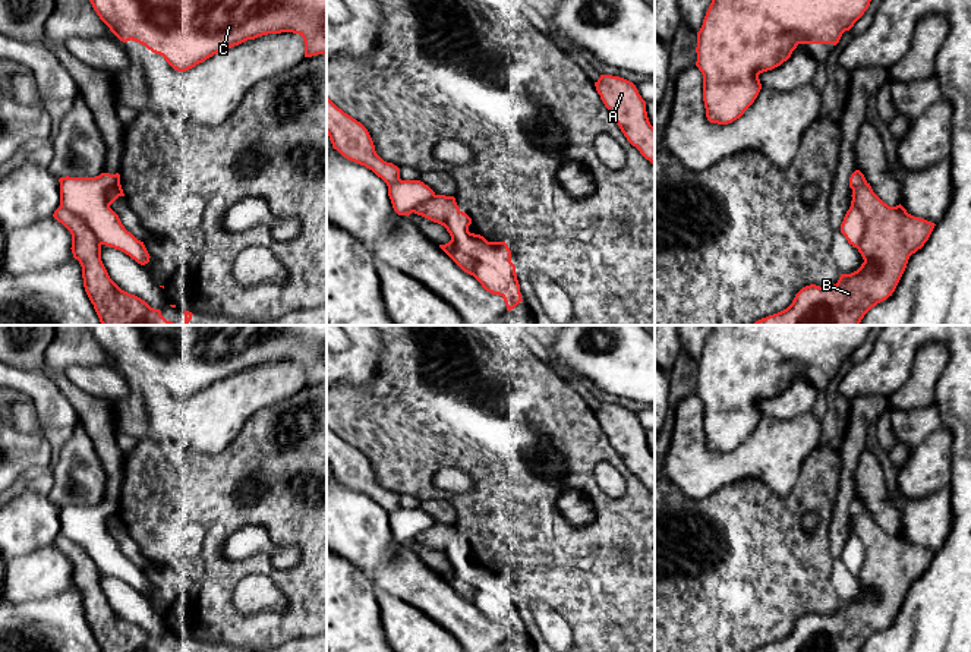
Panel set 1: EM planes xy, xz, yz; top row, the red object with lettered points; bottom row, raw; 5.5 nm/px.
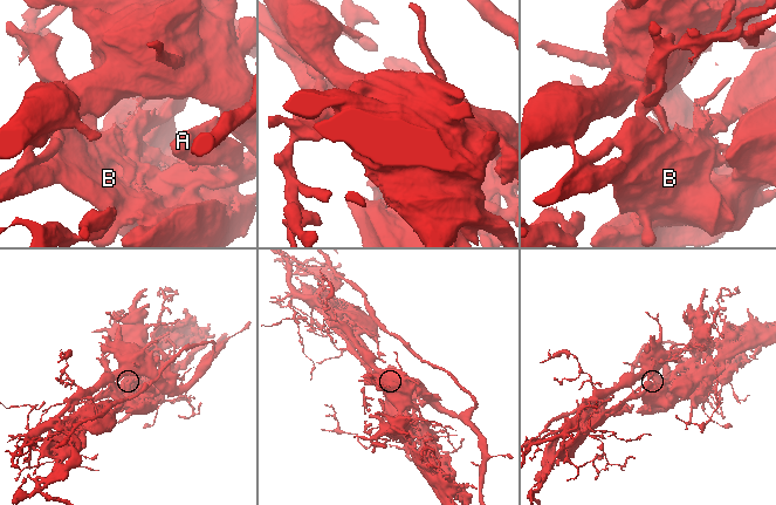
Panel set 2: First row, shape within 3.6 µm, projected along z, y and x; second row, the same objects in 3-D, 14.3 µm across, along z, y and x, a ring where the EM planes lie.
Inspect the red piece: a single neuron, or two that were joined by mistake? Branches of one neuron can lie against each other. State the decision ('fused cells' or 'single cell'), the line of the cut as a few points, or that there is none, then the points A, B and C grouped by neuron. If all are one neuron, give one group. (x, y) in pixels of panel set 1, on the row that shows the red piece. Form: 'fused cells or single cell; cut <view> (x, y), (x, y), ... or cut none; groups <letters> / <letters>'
fused cells; cut xy (60, 204), (78, 214), (101, 243); groups A B / C

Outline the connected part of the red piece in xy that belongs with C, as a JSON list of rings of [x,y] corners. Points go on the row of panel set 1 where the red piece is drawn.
[[[89,0],[100,19],[123,42],[136,41],[186,72],[217,53],[268,34],[293,32],[305,41],[305,57],[327,54],[327,0]]]

